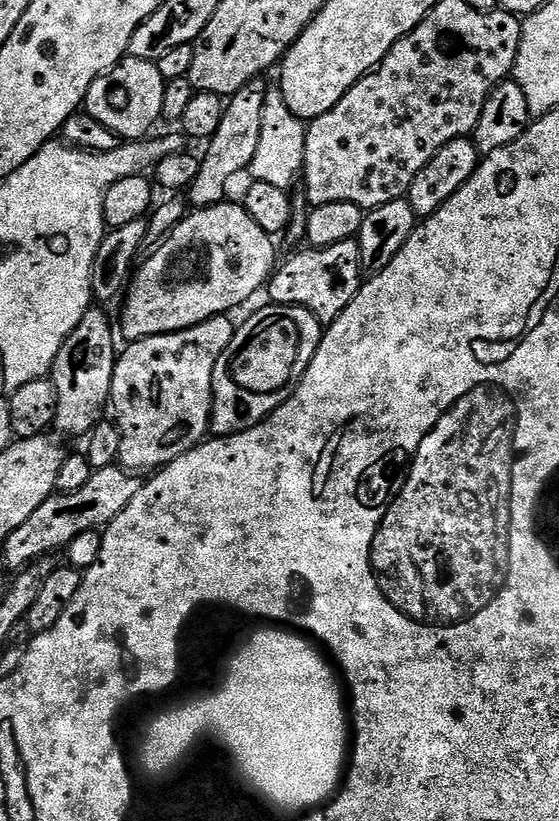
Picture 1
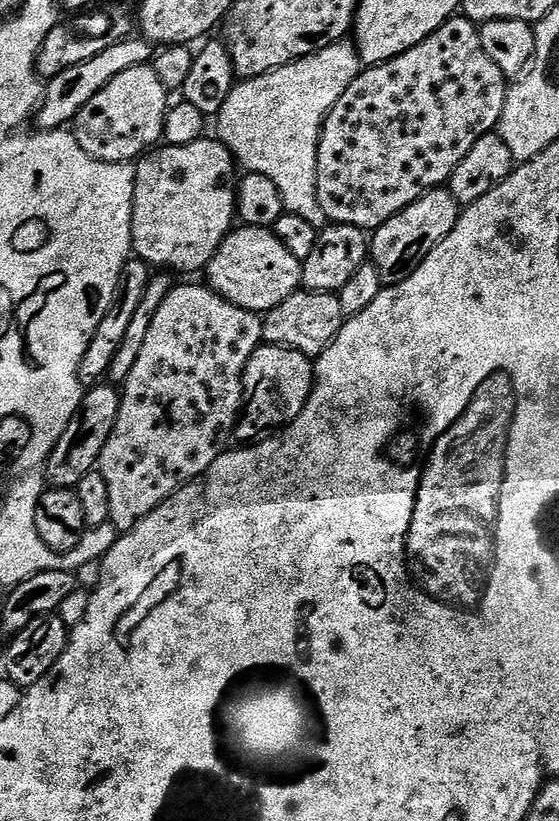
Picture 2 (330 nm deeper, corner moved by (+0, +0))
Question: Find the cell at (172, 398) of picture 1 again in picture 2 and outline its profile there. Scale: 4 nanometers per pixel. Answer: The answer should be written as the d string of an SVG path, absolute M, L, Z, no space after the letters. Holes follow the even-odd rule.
M181 283L177 288L170 293L170 295L166 298L166 302L162 302L162 306L158 306L158 314L154 314L154 322L150 322L150 330L146 333L146 342L142 346L141 352L138 354L138 362L134 362L134 370L130 370L130 374L128 375L128 379L124 381L122 385L122 403L120 405L120 413L118 414L118 418L116 419L116 425L114 426L114 430L110 434L110 438L106 442L106 446L102 450L102 454L100 455L100 463L98 465L98 470L102 474L102 478L106 478L106 486L110 490L110 520L111 523L115 524L117 529L127 530L134 525L137 524L140 520L144 520L146 517L153 512L158 505L163 504L165 500L170 499L175 492L179 488L184 487L185 484L188 484L192 480L199 480L201 476L204 475L205 472L208 471L208 467L213 464L217 458L223 454L224 451L229 447L228 439L232 436L232 431L235 430L236 424L238 428L238 421L242 416L242 409L244 407L244 402L246 399L246 393L244 391L244 371L246 370L246 366L250 362L250 358L254 354L254 350L259 348L263 338L264 338L264 321L261 319L259 315L255 312L247 312L244 308L239 308L238 306L234 306L230 303L226 298L222 298L217 292L212 291L211 288L205 286L203 283L200 284L184 284Z

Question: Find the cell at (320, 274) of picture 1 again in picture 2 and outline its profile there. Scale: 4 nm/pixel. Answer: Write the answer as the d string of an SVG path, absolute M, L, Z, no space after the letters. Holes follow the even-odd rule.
M298 290L290 298L286 298L286 302L274 306L263 317L263 343L293 348L309 358L319 358L332 345L345 319L337 293Z

